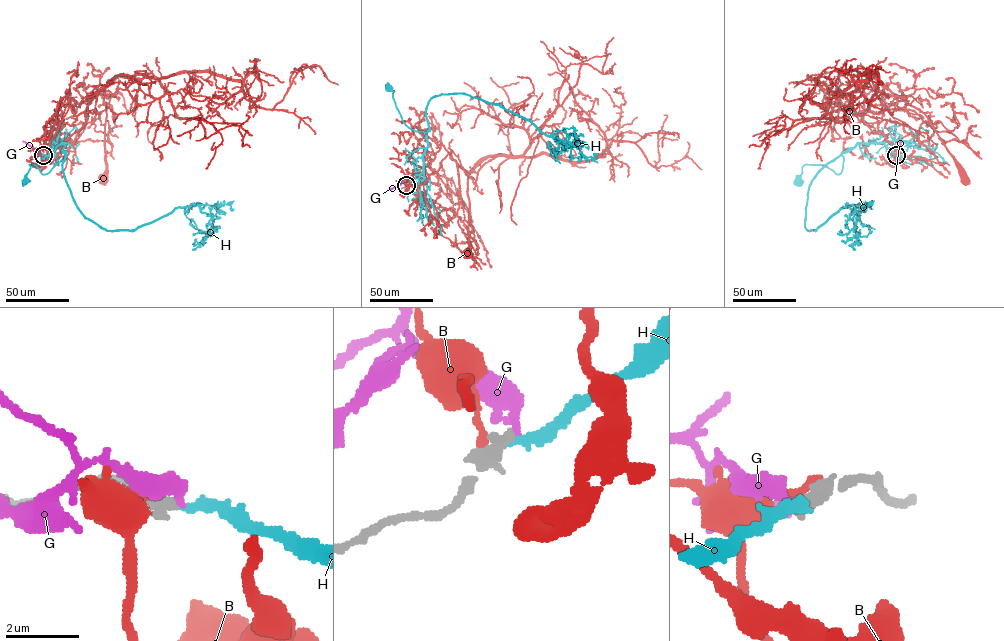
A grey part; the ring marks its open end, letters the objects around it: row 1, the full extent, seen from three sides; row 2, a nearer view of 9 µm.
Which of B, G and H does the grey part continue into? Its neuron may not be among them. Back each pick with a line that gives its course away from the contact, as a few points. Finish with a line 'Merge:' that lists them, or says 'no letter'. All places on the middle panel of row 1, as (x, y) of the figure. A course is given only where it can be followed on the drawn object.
H: it runs (406, 185), (412, 175), (422, 171), (429, 130), (418, 131), (406, 125), (393, 91), (388, 87)
Merge: H

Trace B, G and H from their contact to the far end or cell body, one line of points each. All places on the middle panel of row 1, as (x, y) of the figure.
B: (405, 185), (405, 183), (408, 186), (423, 184), (451, 151), (451, 158), (469, 172), (468, 254)
G: (406, 184), (401, 181), (386, 191)
H: (406, 185), (412, 175), (422, 171), (429, 130), (418, 131), (406, 125), (393, 91), (388, 87)

